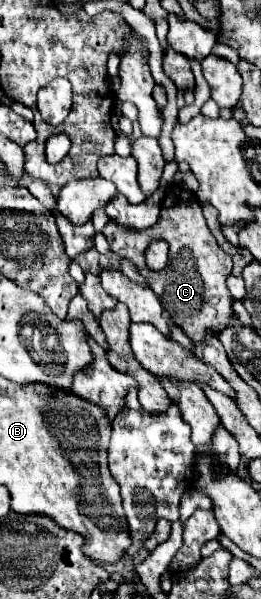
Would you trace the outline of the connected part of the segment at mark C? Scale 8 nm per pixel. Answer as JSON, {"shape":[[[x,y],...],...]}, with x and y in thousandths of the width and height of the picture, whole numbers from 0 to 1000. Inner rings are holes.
{"shape":[[[663,309],[617,346],[609,369],[586,379],[510,382],[418,366],[418,372],[395,382],[395,392],[410,396],[425,416],[456,429],[502,432],[525,442],[525,449],[571,466],[586,489],[609,496],[625,516],[648,523],[663,539],[678,539],[716,563],[770,566],[770,559],[785,559],[793,549],[847,553],[847,546],[877,543],[870,529],[893,523],[893,516],[885,489],[862,476],[862,466],[870,459],[885,459],[893,439],[885,429],[831,409],[831,402],[801,389],[785,362],[770,359],[770,346],[739,329],[747,322]],[[594,399],[648,402],[648,439],[625,452],[563,449],[548,432],[548,419]]]}

